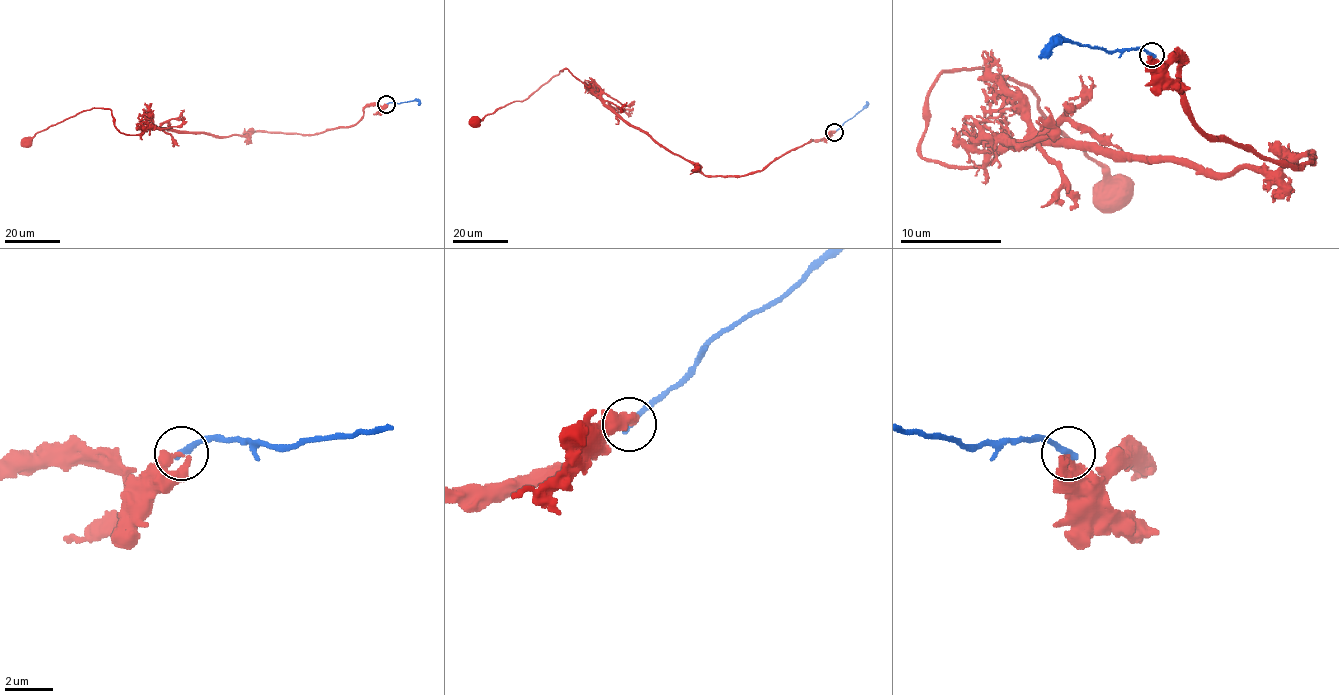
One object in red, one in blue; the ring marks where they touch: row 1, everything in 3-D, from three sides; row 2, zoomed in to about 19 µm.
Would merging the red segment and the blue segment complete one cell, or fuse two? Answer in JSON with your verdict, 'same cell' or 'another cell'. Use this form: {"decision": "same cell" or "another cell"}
{"decision": "another cell"}

